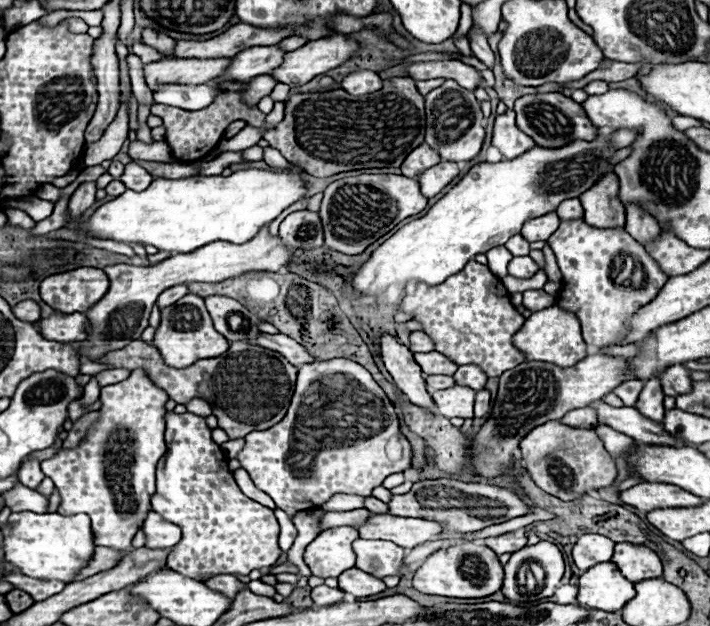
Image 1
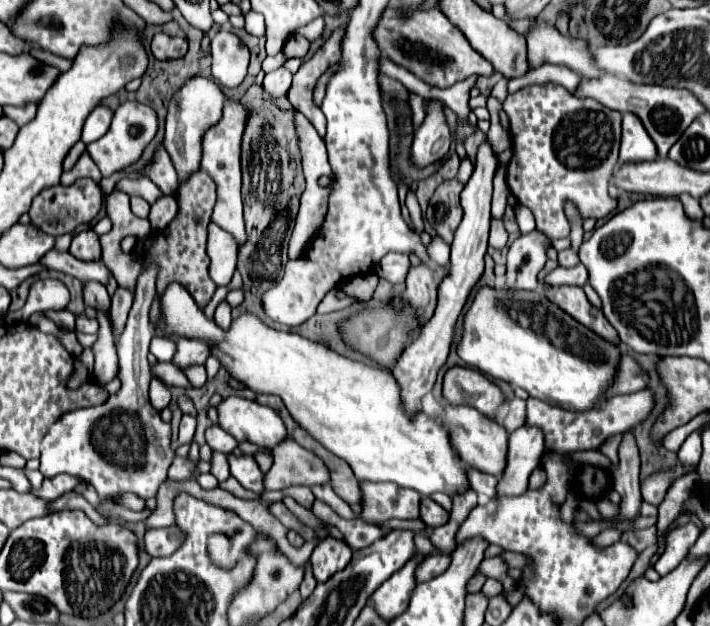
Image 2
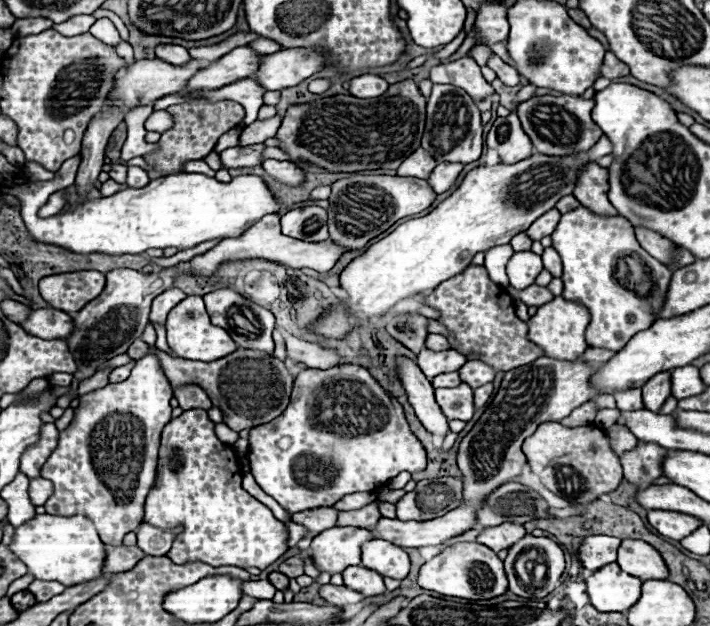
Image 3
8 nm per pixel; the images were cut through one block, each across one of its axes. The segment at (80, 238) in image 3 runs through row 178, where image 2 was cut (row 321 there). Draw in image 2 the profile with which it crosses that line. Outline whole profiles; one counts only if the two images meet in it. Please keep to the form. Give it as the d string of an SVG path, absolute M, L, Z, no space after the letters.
M172 282L160 296L160 318L154 322L154 330L158 338L180 336L188 340L206 340L212 344L212 356L218 358L220 366L228 372L230 378L236 378L248 390L256 394L274 394L280 396L284 406L288 408L290 416L314 436L326 450L336 454L338 458L346 460L356 474L358 480L370 482L394 482L404 488L414 488L422 496L430 496L434 492L444 492L448 496L464 492L470 484L466 478L464 464L460 464L454 448L448 444L448 434L444 432L442 424L436 418L426 416L424 412L408 418L400 408L400 388L394 376L386 370L372 368L364 362L356 362L344 358L324 344L312 342L300 334L280 332L266 326L256 314L242 314L232 320L228 330L222 330L214 318L204 314L204 308L196 304L192 294L178 284Z

